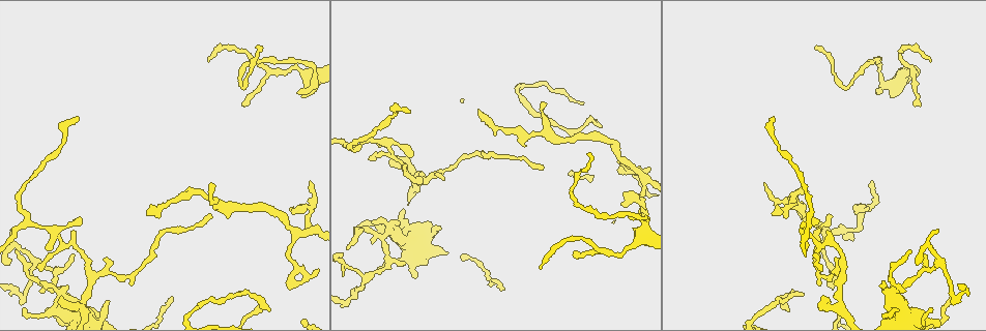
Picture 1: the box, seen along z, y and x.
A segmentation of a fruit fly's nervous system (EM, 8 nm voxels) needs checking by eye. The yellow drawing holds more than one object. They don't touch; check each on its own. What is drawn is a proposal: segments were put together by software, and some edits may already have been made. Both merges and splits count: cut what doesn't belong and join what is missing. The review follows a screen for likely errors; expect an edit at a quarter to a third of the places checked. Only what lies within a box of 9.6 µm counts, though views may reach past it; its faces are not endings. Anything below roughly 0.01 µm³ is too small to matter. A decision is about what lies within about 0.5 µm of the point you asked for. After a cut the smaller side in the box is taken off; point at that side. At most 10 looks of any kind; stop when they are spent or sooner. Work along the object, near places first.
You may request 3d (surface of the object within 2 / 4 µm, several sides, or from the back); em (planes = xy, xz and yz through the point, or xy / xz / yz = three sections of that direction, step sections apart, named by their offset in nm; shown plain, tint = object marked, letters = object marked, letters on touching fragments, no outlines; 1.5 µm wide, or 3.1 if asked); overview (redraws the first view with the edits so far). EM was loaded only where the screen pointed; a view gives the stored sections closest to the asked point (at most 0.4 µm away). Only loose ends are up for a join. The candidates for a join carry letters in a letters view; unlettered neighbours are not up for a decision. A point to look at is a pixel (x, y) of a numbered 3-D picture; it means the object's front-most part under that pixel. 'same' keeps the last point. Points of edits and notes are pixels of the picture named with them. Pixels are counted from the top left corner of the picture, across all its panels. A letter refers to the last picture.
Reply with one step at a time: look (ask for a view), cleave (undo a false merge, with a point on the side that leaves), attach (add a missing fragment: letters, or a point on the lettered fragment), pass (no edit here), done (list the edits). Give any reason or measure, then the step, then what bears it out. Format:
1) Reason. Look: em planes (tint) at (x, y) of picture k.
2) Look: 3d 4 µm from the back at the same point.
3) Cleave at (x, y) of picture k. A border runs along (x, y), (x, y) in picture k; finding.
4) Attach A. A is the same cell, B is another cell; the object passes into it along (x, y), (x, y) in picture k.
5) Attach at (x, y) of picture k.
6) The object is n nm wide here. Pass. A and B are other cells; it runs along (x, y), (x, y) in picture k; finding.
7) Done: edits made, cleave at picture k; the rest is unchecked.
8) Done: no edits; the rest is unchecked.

Sharp bend. Look: 3d 4 µm at (926, 247) of picture 1.

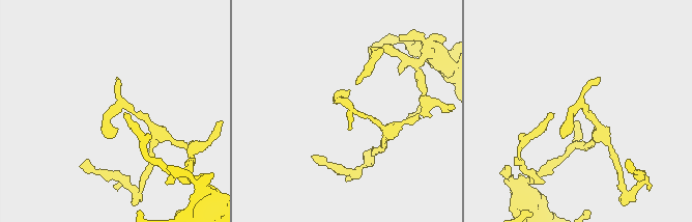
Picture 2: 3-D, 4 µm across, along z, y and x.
Look: em xz step 8 (tint) at (353, 110) of picture 2.

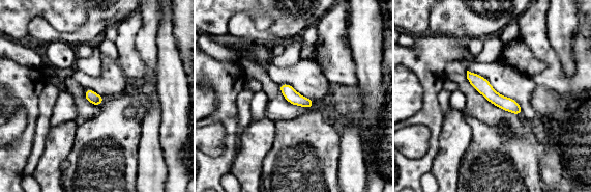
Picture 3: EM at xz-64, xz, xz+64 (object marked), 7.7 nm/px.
Look: em yz step 4 (letters) at the same point.

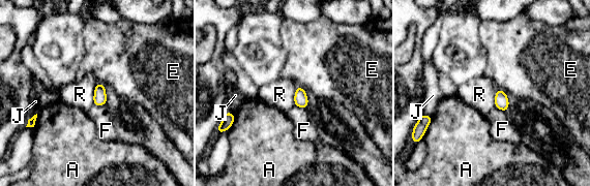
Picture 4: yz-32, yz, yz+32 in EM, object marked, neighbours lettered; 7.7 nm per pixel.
The longest contact is with R, 180 nm. Pass. A, E, F, J and R are other cells; continuous, no second cell.

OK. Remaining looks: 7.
Free end. Look: 3d 2 µm at (817, 222) of picture 1.

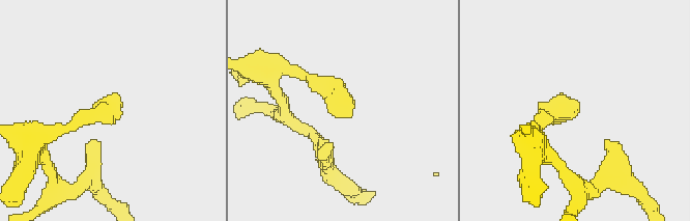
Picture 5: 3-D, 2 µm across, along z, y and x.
Need the tissue. Look: em yz step 8 (letters) at (350, 115) of picture 5.

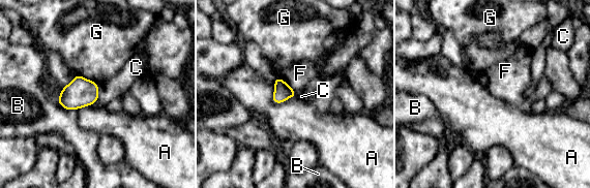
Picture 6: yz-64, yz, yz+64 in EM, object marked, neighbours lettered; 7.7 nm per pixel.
Look: em planes (letters) at the same point.

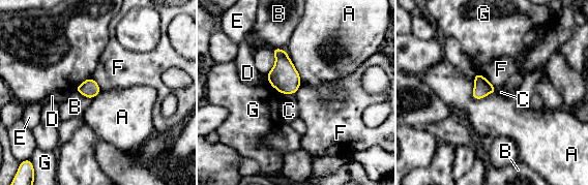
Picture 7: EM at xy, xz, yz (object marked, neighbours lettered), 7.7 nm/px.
The longest contact is with A, 220 nm. Pass. A, B, C, D, E, F and G are other cells; a border runs along (473, 76), (474, 98), (496, 91) in picture 7; no lettered fragment goes on from it.

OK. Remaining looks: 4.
Tapers out. Look: 3d 4 µm at (210, 182) of picture 1.

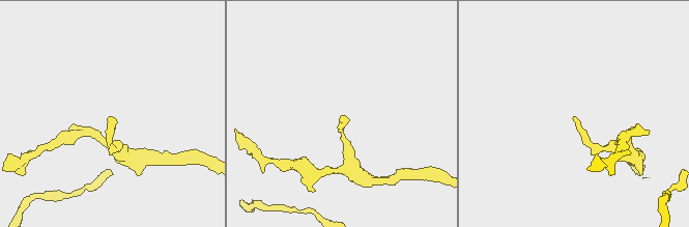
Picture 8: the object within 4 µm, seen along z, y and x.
Look: em planes (letters) at (110, 116) of picture 8.

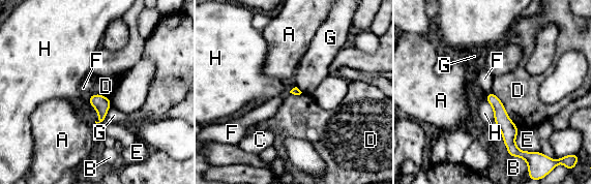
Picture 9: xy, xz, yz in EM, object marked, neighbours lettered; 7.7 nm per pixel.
Pass. A, B, C, D, E, F, G and H are other cells; no lettered fragment goes on from it.

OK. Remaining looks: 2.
Look: 3d 4 µm at (916, 105) of picture 1.

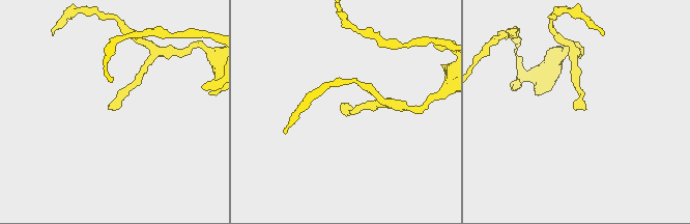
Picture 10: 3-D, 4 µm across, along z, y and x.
Need the tissue. Look: em planes (letters) at (577, 107) of picture 10.

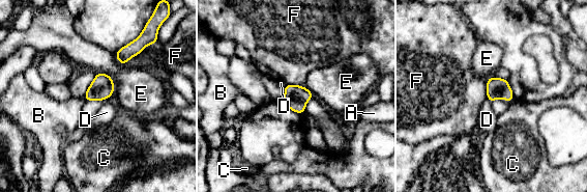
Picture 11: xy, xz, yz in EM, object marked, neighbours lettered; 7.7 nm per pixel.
Pass. A, B, C, D, E and F are other cells; a border runs along (488, 79), (486, 98) in picture 11; none of them fits.

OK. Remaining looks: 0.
Done: no edits; the rest is unchecked.

